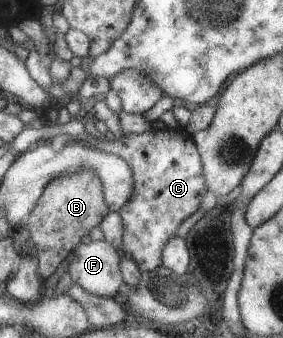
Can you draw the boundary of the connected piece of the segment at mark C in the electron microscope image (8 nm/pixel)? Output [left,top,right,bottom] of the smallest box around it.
[107,128,206,273]

